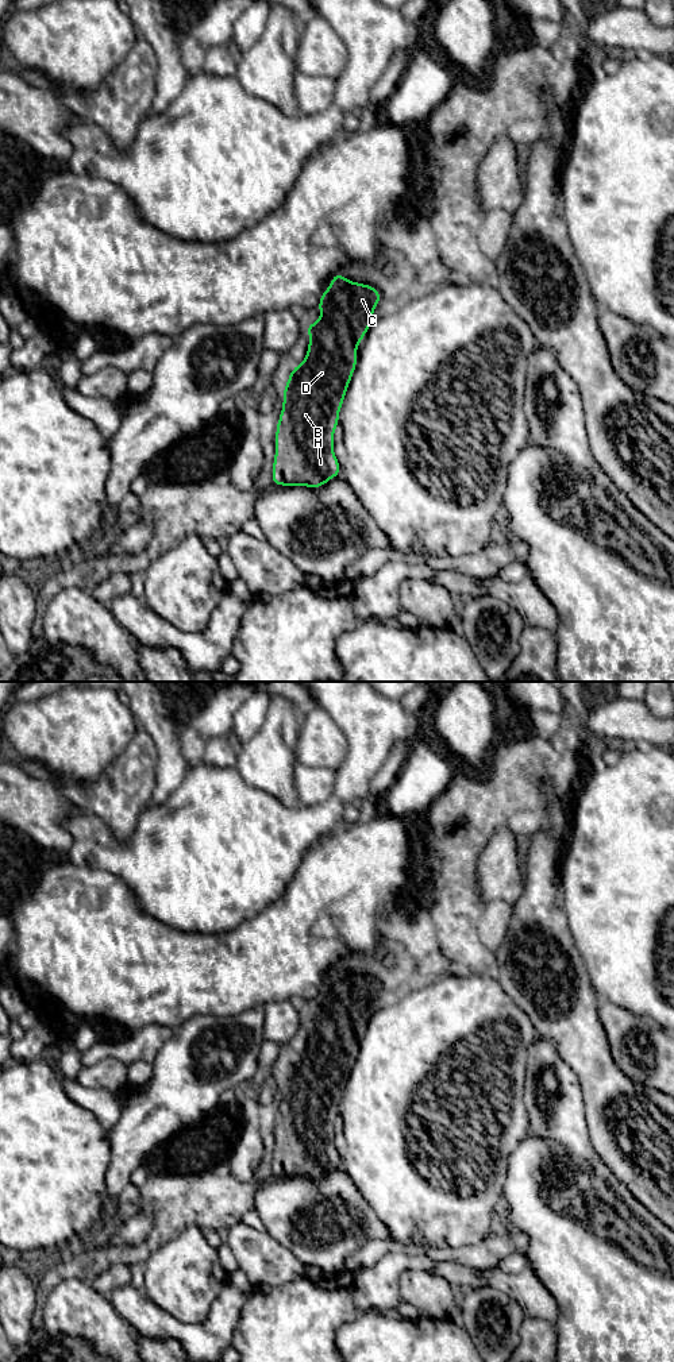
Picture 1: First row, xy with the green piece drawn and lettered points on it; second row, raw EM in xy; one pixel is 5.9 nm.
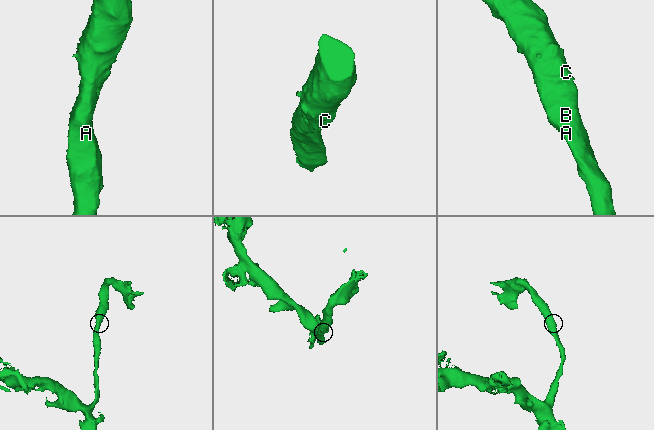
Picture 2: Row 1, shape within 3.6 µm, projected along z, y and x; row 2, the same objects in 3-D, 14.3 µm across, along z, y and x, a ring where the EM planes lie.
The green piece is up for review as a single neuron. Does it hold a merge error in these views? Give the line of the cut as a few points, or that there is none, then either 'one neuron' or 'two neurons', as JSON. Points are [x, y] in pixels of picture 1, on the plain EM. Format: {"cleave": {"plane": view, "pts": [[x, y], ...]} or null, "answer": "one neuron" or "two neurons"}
{"cleave": null, "answer": "one neuron"}

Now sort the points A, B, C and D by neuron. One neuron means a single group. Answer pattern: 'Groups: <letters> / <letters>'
Groups: A B C D

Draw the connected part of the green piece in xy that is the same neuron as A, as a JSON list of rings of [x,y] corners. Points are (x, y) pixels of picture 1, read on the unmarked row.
[[[342,964],[334,965],[330,972],[331,972],[331,977],[323,983],[320,992],[317,995],[317,1000],[321,1004],[321,1010],[316,1014],[311,1014],[305,1016],[305,1020],[308,1022],[308,1026],[309,1026],[307,1047],[300,1056],[292,1060],[286,1077],[284,1079],[284,1083],[282,1083],[284,1096],[276,1119],[276,1146],[274,1146],[273,1162],[271,1162],[271,1173],[276,1177],[304,1177],[304,1178],[319,1180],[323,1176],[326,1176],[330,1170],[336,1169],[340,1165],[340,1154],[338,1153],[334,1145],[334,1123],[339,1116],[339,1101],[343,1097],[347,1079],[350,1076],[351,1068],[355,1062],[355,1057],[358,1053],[358,1043],[355,1042],[355,1039],[361,1035],[363,1027],[366,1026],[370,1016],[373,1015],[373,1003],[378,996],[378,993],[381,992],[381,984],[378,980],[375,980],[371,976],[347,972]]]

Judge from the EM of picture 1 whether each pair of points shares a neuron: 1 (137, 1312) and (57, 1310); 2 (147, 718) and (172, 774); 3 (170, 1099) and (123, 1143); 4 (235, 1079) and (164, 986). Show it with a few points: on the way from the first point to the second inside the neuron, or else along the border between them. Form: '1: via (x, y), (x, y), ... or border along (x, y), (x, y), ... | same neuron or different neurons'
1: border along (106, 1297), (130, 1324) | different neurons
2: via (161, 732), (168, 743), (169, 760) | same neuron
3: via (166, 1111), (158, 1111), (137, 1133) | same neuron
4: border along (222, 1018), (191, 1015), (173, 1030) | different neurons

